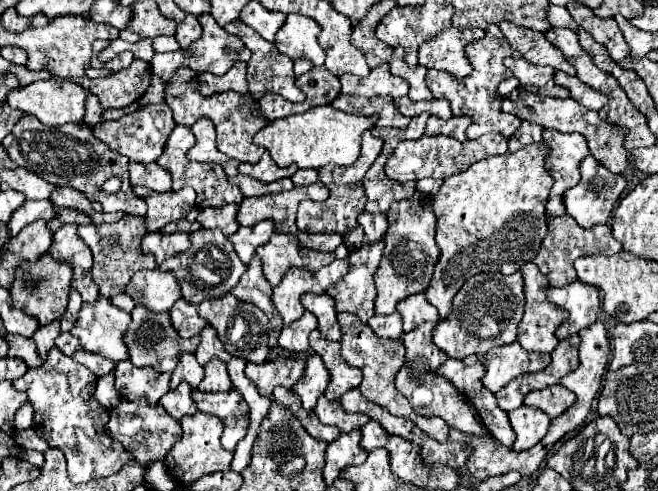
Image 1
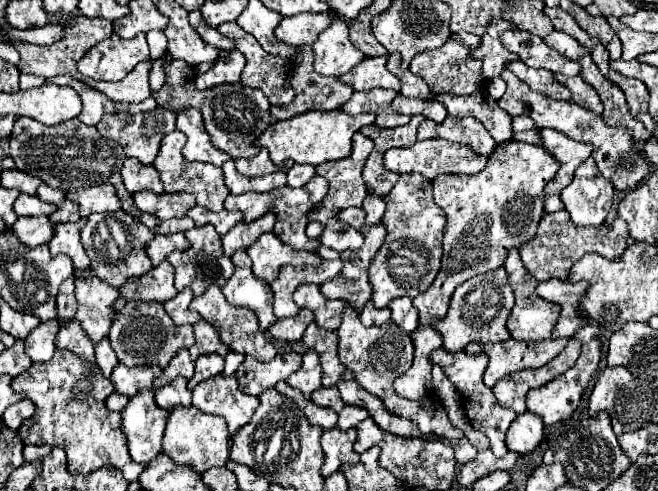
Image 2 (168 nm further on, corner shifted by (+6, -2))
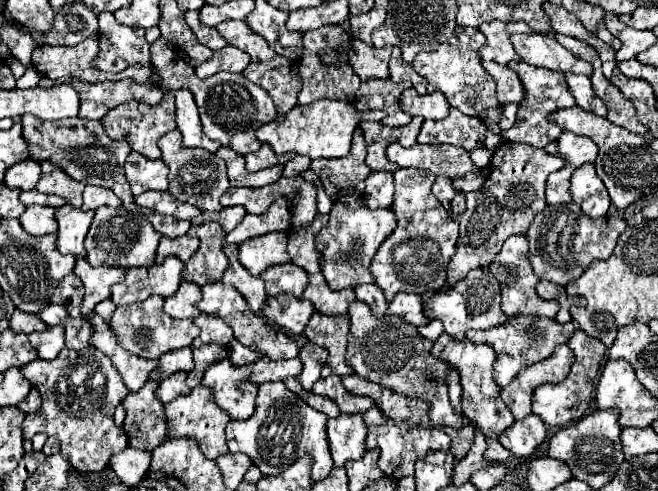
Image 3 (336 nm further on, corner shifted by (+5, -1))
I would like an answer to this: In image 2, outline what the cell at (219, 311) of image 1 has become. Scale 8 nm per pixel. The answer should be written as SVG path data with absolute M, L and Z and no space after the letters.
M210 286L200 298L194 298L190 308L194 312L198 312L206 322L210 322L216 332L220 334L220 340L232 350L232 352L238 352L238 354L244 354L244 356L254 356L258 360L272 360L276 356L276 348L272 344L272 340L266 340L264 332L260 332L260 326L258 326L258 320L254 316L254 312L250 312L248 308L236 308L236 306L230 306L222 294L222 290L218 286Z

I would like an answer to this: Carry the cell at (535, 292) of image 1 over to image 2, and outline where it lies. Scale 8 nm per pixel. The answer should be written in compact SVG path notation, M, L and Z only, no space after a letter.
M510 250L508 258L506 258L506 264L504 264L506 272L508 272L508 278L510 278L510 286L514 290L514 296L516 296L516 304L512 308L512 314L508 318L508 330L512 334L514 340L518 342L542 342L542 340L550 340L550 334L552 334L552 328L560 316L560 308L558 304L552 304L552 302L546 302L542 300L538 294L536 294L536 284L534 278L530 276L530 272L526 270L526 266L522 264L522 258L518 254L518 250Z

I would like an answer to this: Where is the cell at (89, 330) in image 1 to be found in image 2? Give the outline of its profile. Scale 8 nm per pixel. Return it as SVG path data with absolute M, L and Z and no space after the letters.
M90 270L76 272L76 320L82 330L96 346L108 338L110 324L114 322L114 302L118 300L118 290L96 278Z

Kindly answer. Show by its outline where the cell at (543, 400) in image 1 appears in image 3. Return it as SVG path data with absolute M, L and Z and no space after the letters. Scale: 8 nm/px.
M579 329L573 333L567 345L575 353L575 363L571 365L567 379L555 385L539 385L533 393L533 413L539 415L545 425L551 425L551 427L563 427L569 421L577 421L587 413L587 409L591 407L591 399L593 399L595 377L599 373L599 367L605 355L605 345L599 339L593 339Z

